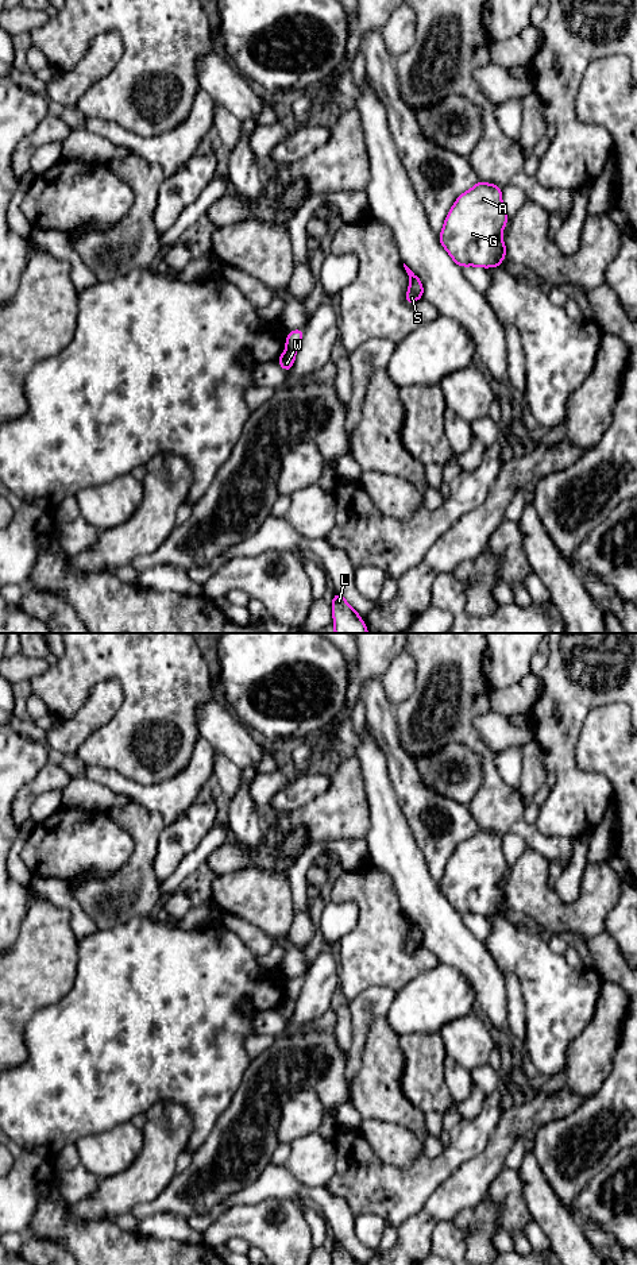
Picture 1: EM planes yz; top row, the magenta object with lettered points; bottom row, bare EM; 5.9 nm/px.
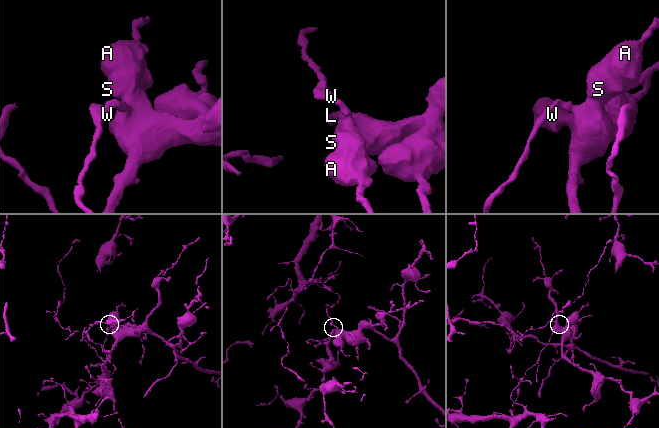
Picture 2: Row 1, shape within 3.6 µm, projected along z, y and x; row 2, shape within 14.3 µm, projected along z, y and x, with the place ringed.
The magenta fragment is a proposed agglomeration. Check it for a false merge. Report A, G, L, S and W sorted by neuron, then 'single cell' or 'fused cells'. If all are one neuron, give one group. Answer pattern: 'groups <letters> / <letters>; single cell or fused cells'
groups A G L S / W; fused cells

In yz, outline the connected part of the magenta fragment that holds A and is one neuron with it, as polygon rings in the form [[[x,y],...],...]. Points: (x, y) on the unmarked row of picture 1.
[[[478,829],[455,848],[439,888],[460,915],[502,915],[502,906],[507,905],[502,890],[507,868],[502,836]]]

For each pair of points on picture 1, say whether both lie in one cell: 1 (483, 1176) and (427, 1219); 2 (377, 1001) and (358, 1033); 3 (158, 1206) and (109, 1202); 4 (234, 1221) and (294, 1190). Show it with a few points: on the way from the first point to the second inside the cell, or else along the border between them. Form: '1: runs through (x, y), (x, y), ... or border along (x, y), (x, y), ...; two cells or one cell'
1: runs through (470, 1183), (440, 1206); one cell
2: runs through (369, 1009), (363, 1014), (361, 1025); one cell
3: border along (165, 1187), (153, 1199), (138, 1203), (130, 1213); two cells
4: border along (290, 1198), (262, 1199), (247, 1204); two cells

